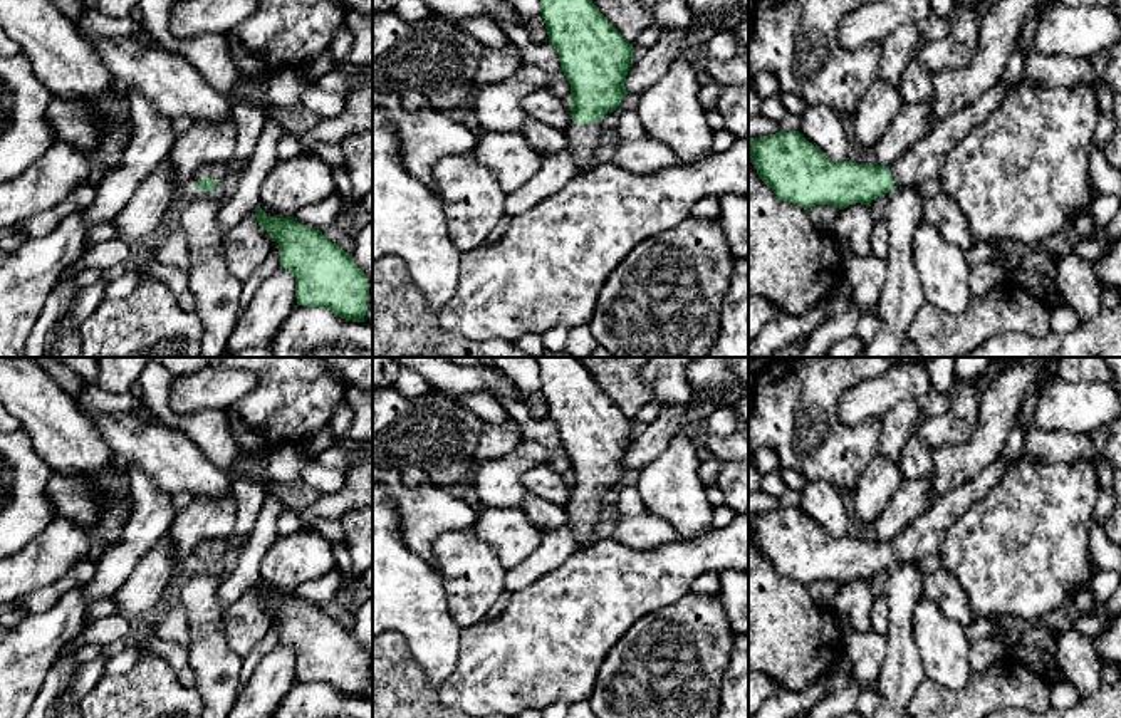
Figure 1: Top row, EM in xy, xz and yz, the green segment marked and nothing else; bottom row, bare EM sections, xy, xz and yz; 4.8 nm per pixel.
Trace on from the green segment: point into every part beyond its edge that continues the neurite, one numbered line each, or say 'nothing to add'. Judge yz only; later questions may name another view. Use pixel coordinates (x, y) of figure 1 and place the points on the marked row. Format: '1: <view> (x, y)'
1: yz (925, 160)

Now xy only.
1: xy (217, 171)

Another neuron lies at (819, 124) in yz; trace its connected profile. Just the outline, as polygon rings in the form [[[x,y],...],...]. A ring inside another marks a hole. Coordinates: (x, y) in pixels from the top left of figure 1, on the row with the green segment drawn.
[[[807,106],[799,133],[829,159],[846,161],[851,144],[839,114],[827,106]]]

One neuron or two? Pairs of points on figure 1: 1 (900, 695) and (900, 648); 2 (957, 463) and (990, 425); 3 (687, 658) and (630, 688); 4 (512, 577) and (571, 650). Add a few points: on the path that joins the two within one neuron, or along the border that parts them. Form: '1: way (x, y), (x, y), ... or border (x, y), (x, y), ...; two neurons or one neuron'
1: way (900, 683), (900, 660); one neuron
2: way (967, 455), (987, 435); one neuron
3: way (673, 665), (650, 688), (643, 688); one neuron
4: border (557, 569), (510, 593); two neurons

